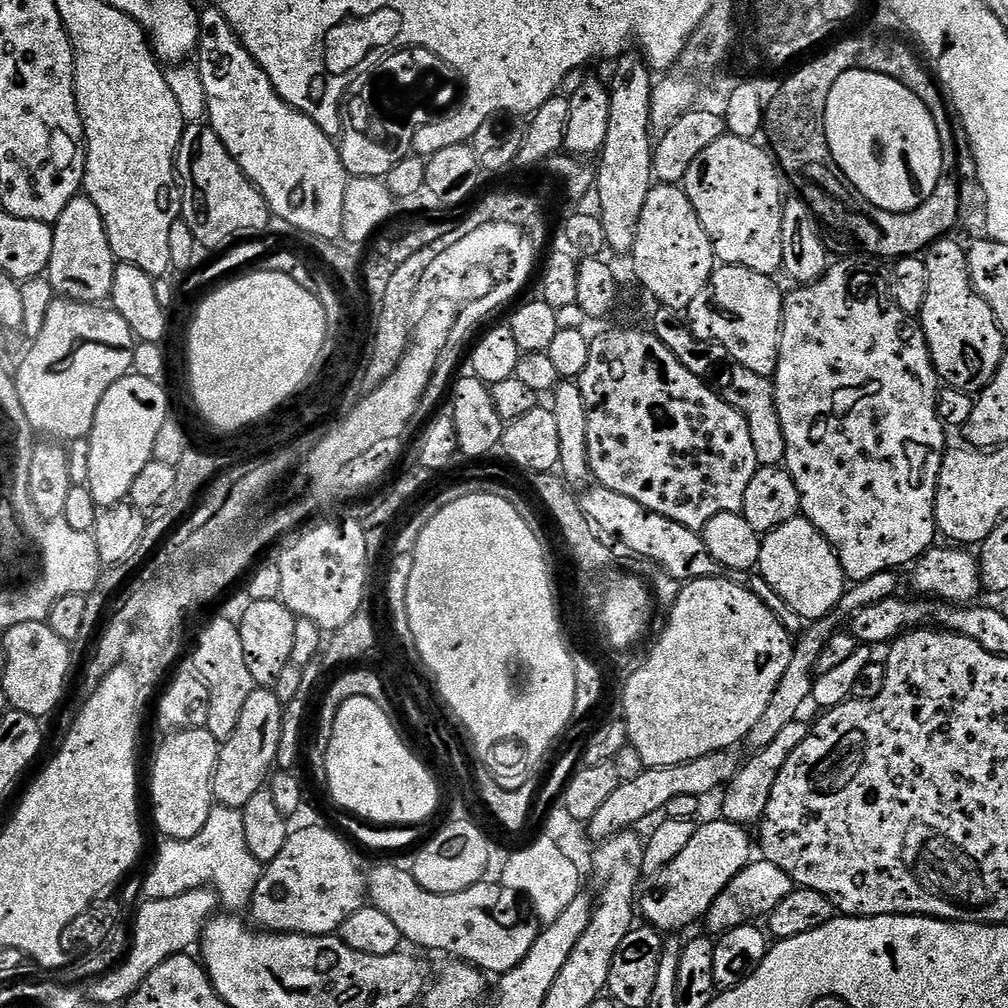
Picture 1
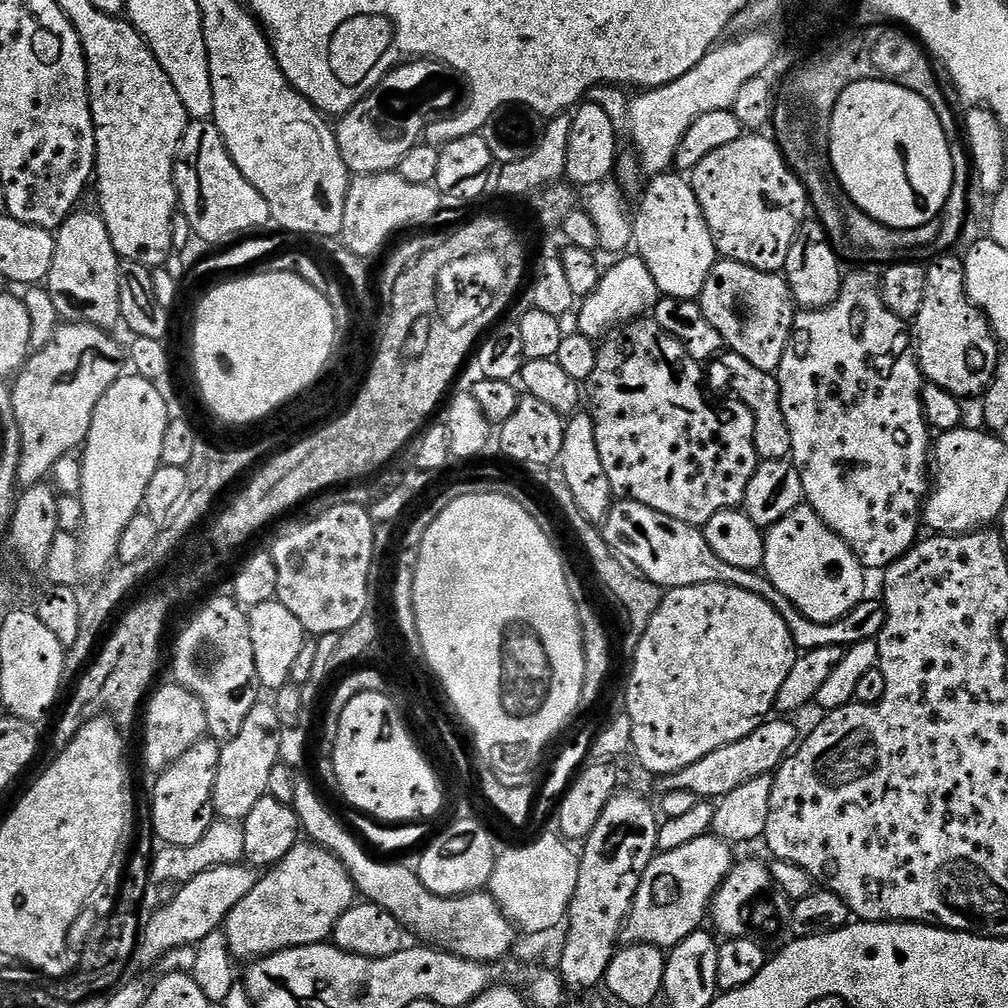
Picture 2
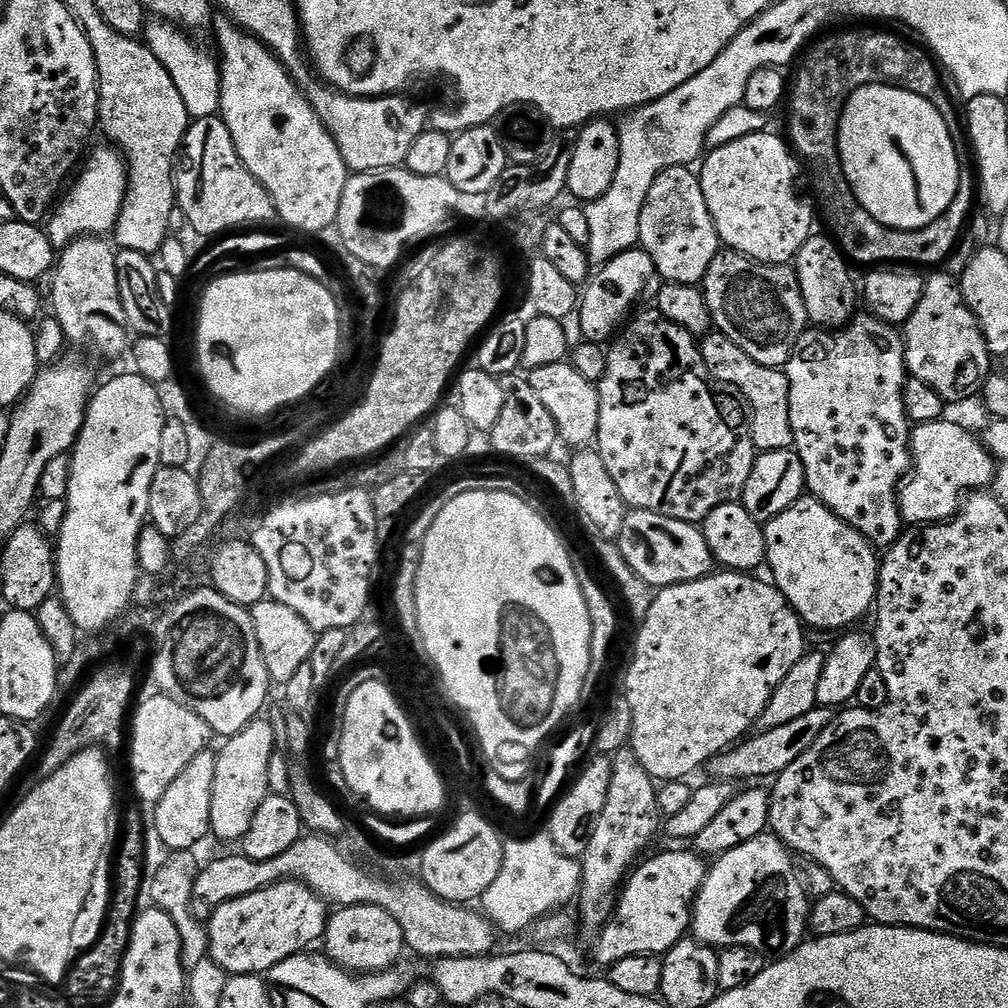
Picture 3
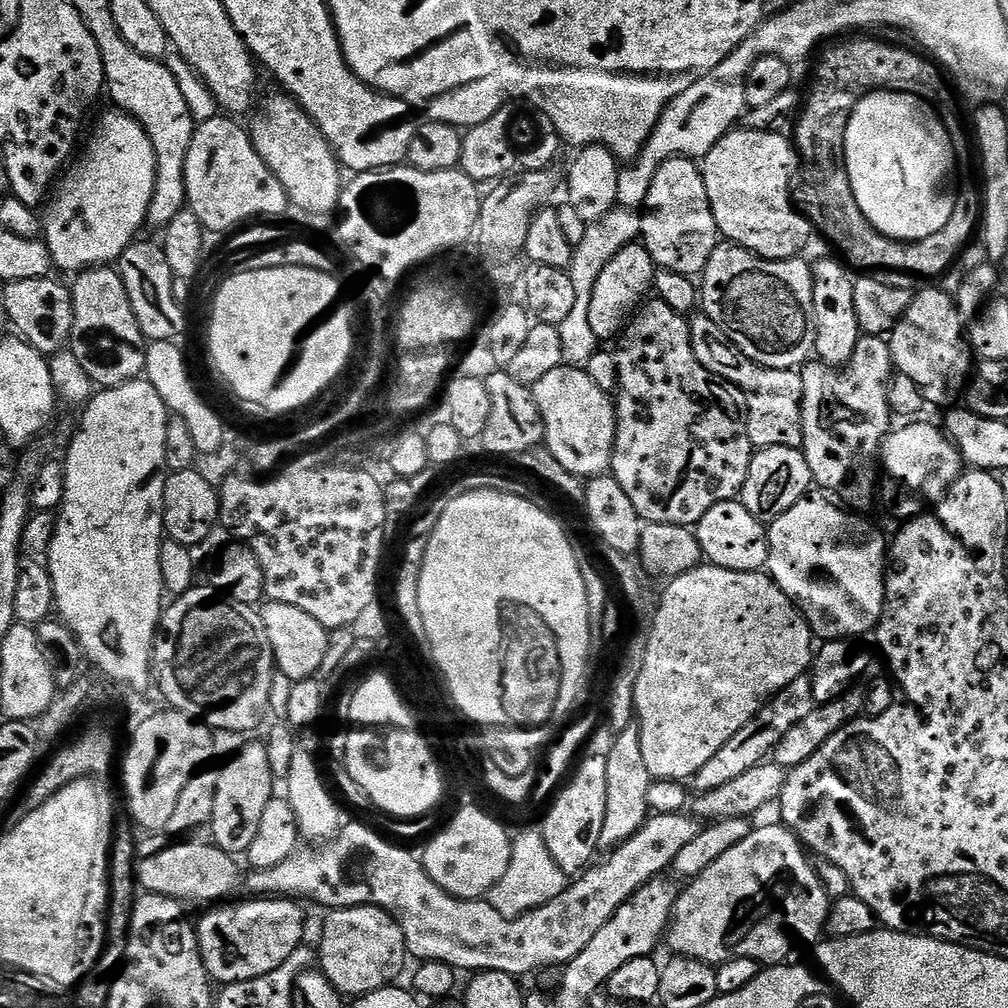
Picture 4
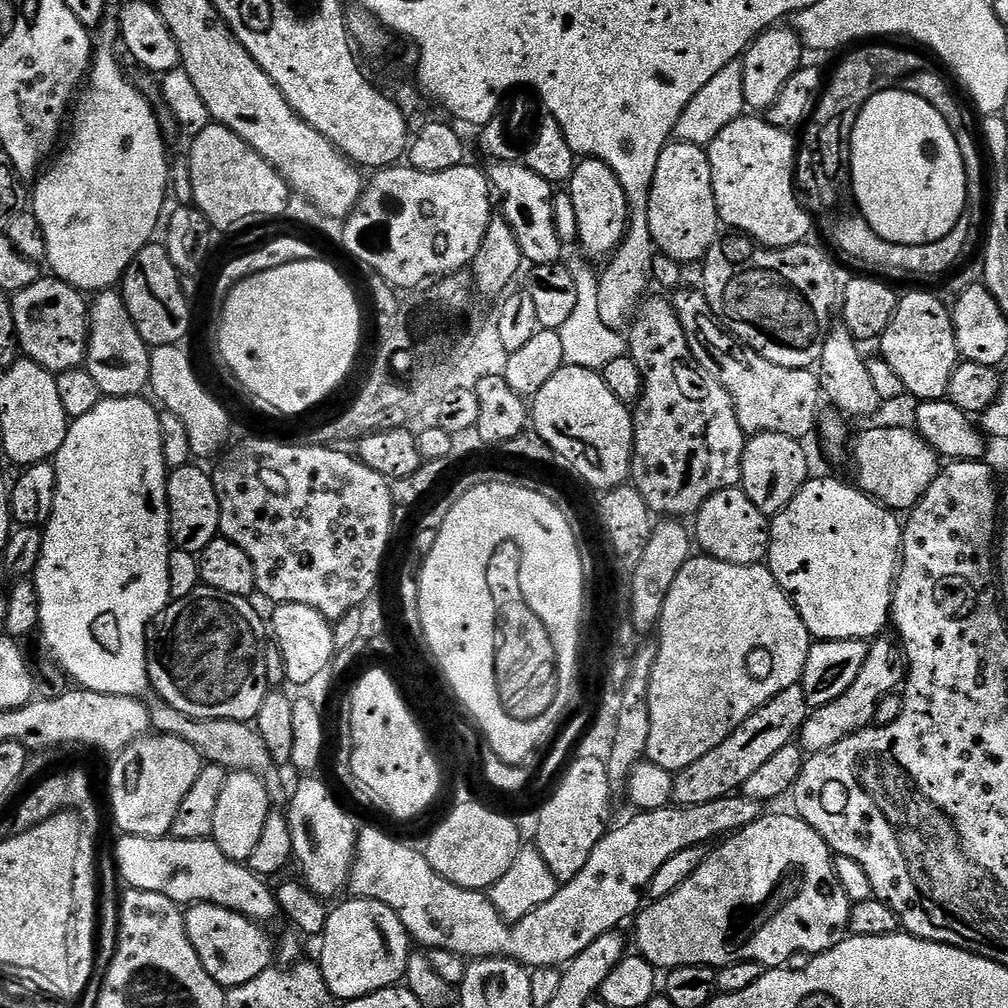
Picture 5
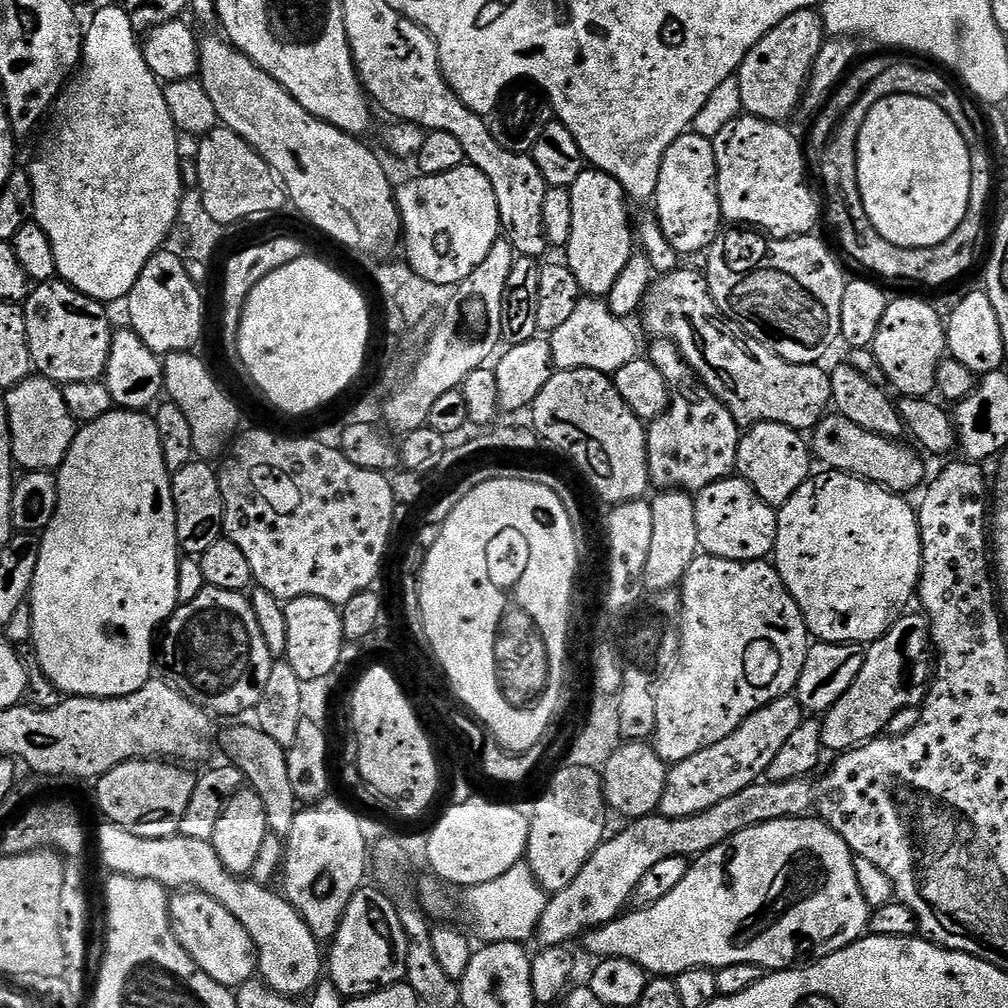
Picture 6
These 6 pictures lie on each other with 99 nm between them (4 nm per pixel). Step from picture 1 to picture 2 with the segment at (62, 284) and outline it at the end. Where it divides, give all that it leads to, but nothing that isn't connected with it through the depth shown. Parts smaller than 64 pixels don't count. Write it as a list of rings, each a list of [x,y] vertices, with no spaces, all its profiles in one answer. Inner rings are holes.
[[[81,210],[73,211],[72,215],[66,218],[66,222],[58,229],[55,229],[54,235],[56,238],[56,253],[54,254],[54,262],[50,266],[50,274],[46,281],[46,287],[50,298],[54,298],[54,306],[58,306],[58,314],[61,318],[68,322],[77,324],[94,324],[97,328],[105,330],[115,329],[115,324],[121,323],[120,319],[120,295],[118,294],[118,274],[120,273],[120,256],[114,250],[114,242],[110,242],[110,230],[106,230],[106,222],[99,211],[80,212]]]

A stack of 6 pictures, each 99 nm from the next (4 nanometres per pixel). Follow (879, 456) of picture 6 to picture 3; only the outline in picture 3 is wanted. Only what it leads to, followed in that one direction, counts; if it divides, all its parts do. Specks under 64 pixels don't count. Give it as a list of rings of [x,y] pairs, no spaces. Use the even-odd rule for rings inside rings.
[[[951,418],[935,420],[918,424],[912,430],[912,467],[910,475],[900,485],[898,493],[900,497],[900,516],[908,526],[927,526],[930,524],[942,524],[951,520],[960,511],[962,501],[973,490],[984,490],[988,483],[996,476],[998,461],[990,455],[988,447],[984,445],[979,435],[971,436],[960,424],[955,424]]]

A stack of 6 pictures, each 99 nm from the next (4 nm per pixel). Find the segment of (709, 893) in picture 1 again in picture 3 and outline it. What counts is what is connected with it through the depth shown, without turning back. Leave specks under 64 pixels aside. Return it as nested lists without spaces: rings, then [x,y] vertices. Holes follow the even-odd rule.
[[[692,850],[660,852],[651,856],[629,875],[616,901],[616,911],[608,919],[608,925],[595,937],[596,949],[592,956],[604,970],[631,956],[663,957],[689,935],[692,908],[696,904],[696,895],[704,885],[705,861]]]

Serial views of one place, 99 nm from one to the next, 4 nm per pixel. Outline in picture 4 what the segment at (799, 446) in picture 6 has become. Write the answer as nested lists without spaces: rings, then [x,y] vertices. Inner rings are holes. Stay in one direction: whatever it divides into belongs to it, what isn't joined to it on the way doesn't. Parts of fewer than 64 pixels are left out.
[[[770,446],[753,451],[750,470],[739,494],[740,503],[754,514],[754,518],[765,522],[777,520],[790,506],[794,506],[813,487],[812,471],[806,462],[803,451],[790,446]]]

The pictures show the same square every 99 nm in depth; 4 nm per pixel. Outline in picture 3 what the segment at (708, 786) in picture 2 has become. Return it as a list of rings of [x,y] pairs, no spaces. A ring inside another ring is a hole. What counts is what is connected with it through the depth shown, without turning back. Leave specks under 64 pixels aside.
[[[818,706],[810,710],[810,714],[802,714],[802,718],[786,722],[786,726],[774,726],[759,731],[758,736],[751,735],[737,746],[721,752],[713,760],[708,761],[706,772],[709,772],[712,775],[709,777],[716,782],[737,782],[736,780],[764,782],[760,780],[766,779],[767,776],[775,778],[782,770],[786,770],[786,766],[790,766],[790,762],[798,762],[798,758],[802,758],[802,754],[806,754],[806,750],[810,750],[810,746],[818,742],[822,730],[826,730],[826,726],[830,726],[833,719],[833,709]]]

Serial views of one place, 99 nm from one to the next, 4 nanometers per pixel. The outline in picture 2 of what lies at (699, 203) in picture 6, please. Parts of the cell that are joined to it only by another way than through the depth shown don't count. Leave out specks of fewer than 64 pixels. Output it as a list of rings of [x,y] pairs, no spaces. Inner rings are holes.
[[[672,175],[651,177],[639,197],[640,209],[635,209],[632,222],[634,252],[646,262],[661,296],[699,300],[718,259],[716,243],[691,183],[683,175]]]

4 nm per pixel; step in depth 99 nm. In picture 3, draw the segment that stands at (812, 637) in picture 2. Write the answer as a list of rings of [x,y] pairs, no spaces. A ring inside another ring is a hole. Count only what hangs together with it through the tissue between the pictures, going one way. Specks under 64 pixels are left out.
[[[631,509],[622,526],[619,541],[620,553],[626,562],[653,589],[669,588],[672,584],[694,582],[714,571],[712,551],[703,531],[690,522],[678,522],[678,518],[666,518],[666,514],[654,514],[654,510]]]

